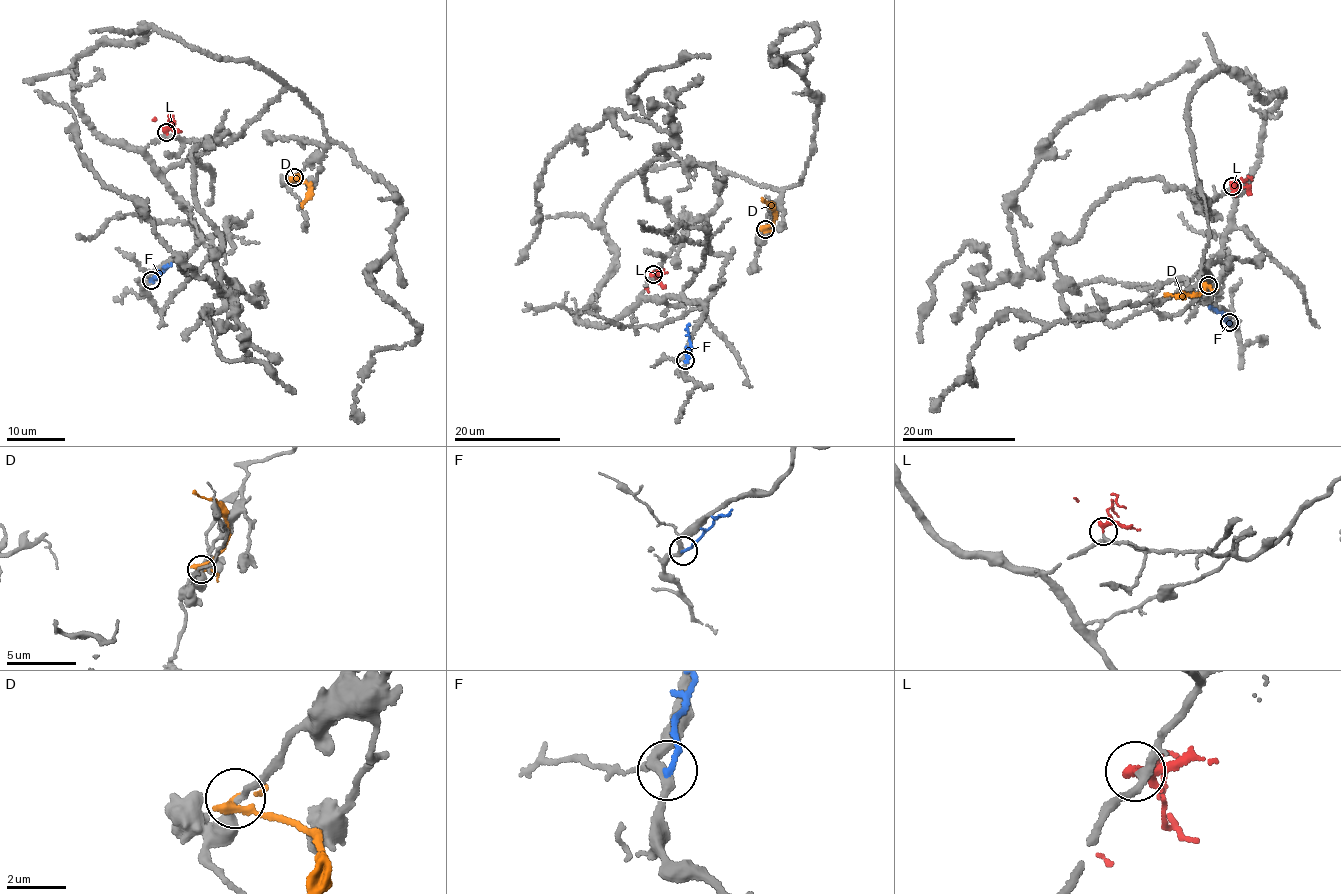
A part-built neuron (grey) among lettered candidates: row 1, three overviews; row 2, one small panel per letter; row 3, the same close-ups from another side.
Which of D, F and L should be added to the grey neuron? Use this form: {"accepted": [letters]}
{"accepted": ["L"]}

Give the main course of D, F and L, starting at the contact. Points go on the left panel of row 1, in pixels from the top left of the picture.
D: (294, 177), (307, 182), (312, 191), (301, 206)
F: (150, 281), (172, 263)
L: (166, 132), (169, 116), (175, 122)

